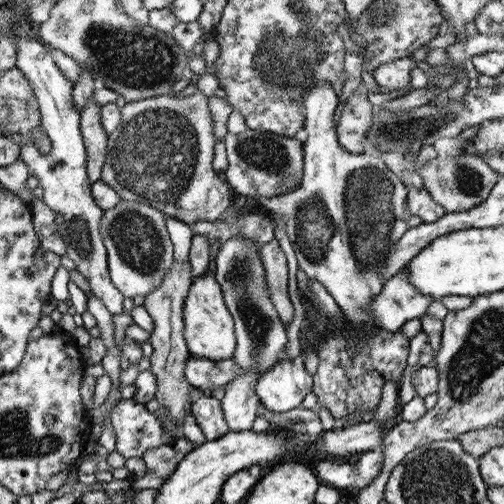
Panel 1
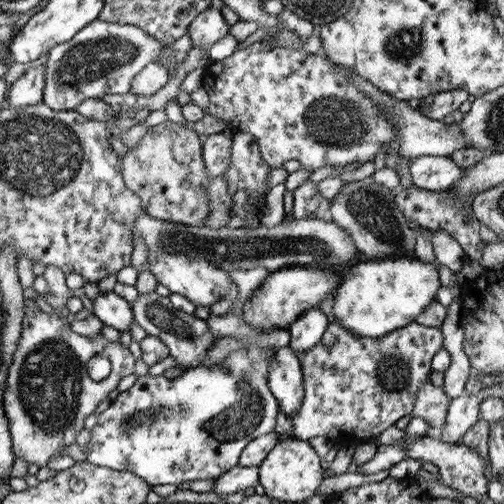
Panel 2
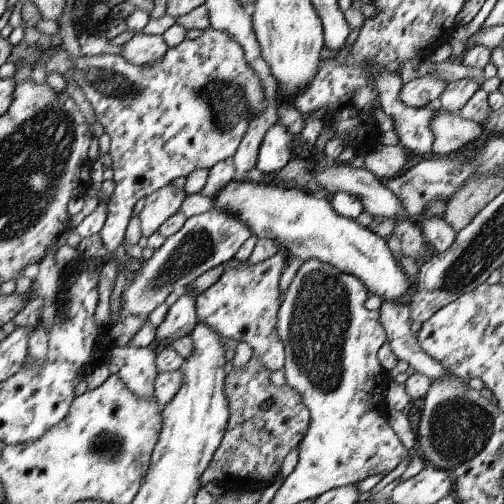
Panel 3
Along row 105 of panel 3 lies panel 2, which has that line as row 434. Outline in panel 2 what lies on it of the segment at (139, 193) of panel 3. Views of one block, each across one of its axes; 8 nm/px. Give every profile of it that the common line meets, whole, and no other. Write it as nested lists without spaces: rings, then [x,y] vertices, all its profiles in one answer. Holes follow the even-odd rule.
[[[243,342],[243,346],[249,348],[249,354],[229,354],[225,358],[225,364],[229,366],[227,372],[219,368],[195,368],[185,370],[185,374],[177,376],[175,380],[147,374],[139,376],[129,390],[113,394],[109,408],[95,418],[97,422],[89,432],[89,446],[79,448],[85,456],[83,462],[107,470],[135,474],[151,488],[159,484],[181,486],[195,480],[215,482],[221,474],[239,466],[239,456],[253,438],[275,432],[275,414],[279,410],[277,398],[267,386],[267,366],[275,350],[263,352],[247,342]]]

